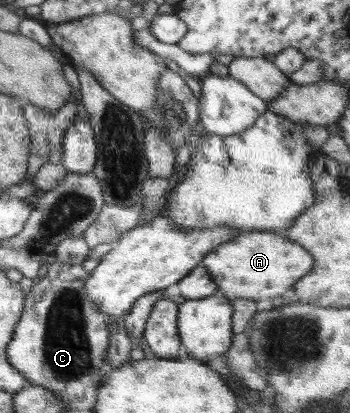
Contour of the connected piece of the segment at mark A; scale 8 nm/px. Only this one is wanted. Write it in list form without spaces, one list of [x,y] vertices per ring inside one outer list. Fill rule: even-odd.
[[[246,231],[218,245],[201,262],[225,298],[258,301],[283,296],[299,277],[312,271],[314,257],[296,241],[281,237],[274,231]]]

